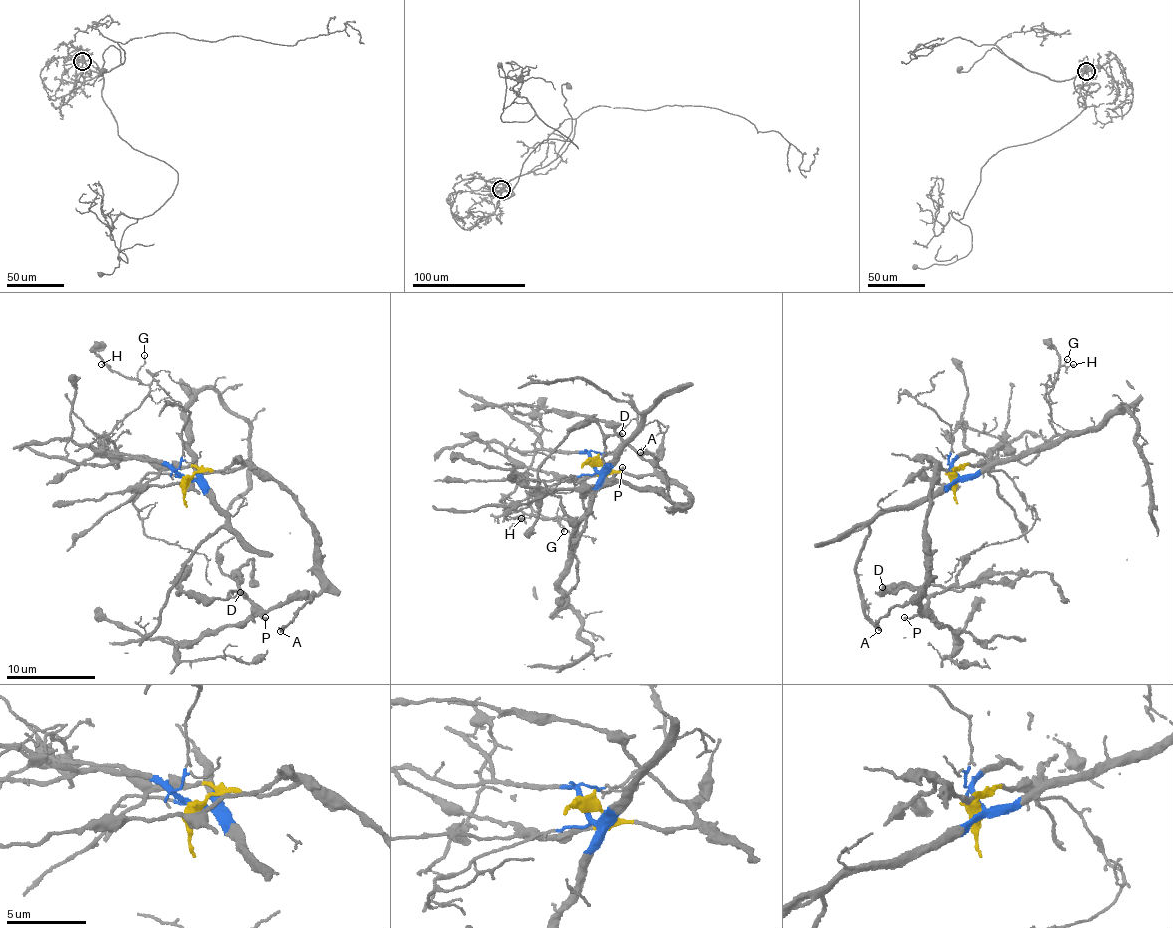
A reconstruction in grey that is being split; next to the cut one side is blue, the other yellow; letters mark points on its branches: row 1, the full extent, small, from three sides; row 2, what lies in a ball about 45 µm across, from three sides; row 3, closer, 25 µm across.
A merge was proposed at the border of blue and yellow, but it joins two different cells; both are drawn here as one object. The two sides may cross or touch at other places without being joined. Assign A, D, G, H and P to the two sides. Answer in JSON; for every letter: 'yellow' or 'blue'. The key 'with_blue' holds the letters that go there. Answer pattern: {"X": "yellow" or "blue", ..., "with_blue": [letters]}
{"A": "yellow", "D": "yellow", "G": "blue", "H": "blue", "P": "yellow", "with_blue": ["G", "H"]}

